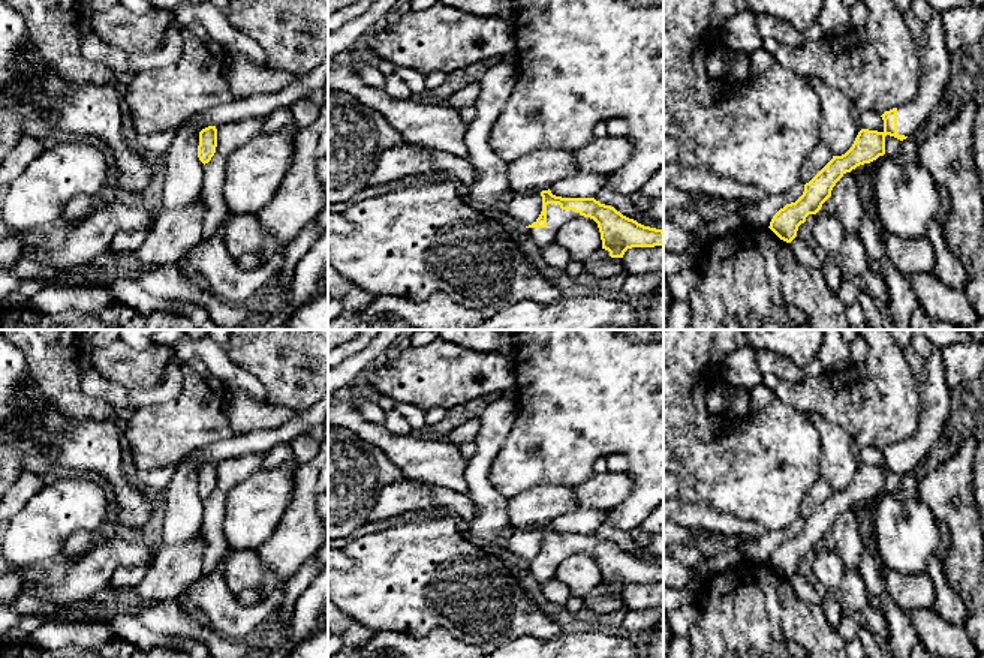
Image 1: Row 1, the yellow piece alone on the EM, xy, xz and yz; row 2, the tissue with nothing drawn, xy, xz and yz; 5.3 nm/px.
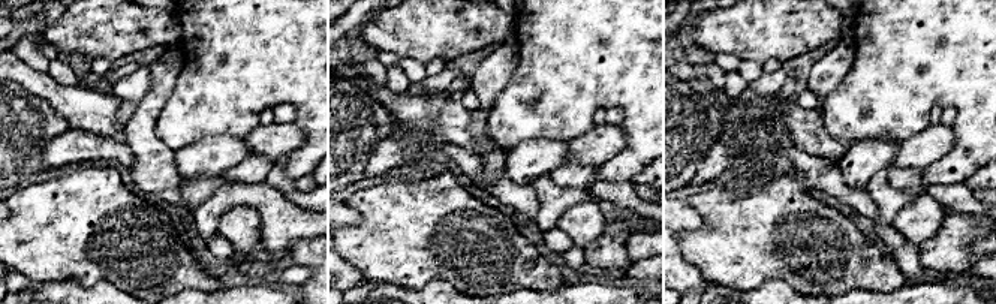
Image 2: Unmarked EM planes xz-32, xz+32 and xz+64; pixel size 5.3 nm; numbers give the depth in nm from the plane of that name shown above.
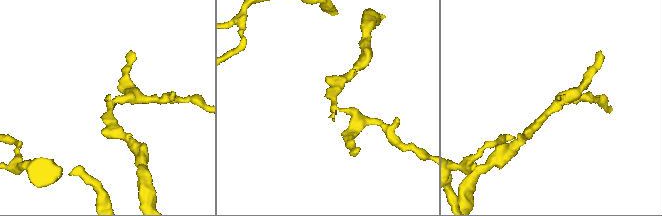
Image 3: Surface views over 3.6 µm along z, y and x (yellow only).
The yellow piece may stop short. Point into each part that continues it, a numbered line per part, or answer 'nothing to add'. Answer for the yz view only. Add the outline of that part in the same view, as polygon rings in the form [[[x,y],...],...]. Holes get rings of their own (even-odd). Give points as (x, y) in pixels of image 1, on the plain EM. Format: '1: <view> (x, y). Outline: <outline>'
1: yz (936, 399). Outline: [[[935,348],[926,366],[927,379],[918,387],[921,397],[918,430],[911,439],[897,442],[897,469],[905,472],[912,471],[932,450],[954,403],[954,394],[945,385],[941,349]]]

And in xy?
nothing to add

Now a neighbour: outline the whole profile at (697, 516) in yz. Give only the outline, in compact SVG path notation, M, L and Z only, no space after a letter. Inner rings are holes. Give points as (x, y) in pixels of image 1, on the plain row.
M678 498L663 501L663 520L726 537L761 538L768 531L761 522L741 520L735 516L719 513L705 504L687 504Z

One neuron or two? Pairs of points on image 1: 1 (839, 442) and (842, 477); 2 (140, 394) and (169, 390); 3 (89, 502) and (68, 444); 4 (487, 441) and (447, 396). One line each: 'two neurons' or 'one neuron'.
1: one neuron
2: one neuron
3: two neurons
4: two neurons

